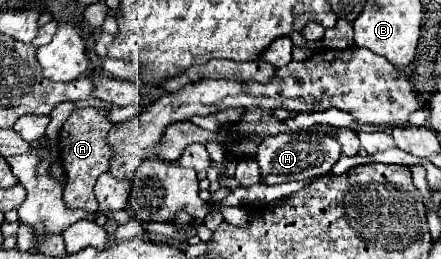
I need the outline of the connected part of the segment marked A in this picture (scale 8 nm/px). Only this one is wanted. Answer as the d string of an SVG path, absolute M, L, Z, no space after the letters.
M77 107L65 121L65 125L59 131L57 137L57 149L59 149L59 163L65 173L65 187L63 187L63 199L67 207L71 209L83 209L91 215L99 211L97 199L93 195L93 185L101 173L107 171L109 159L111 159L111 149L105 145L107 131L113 127L109 121L109 111L107 109L97 109L97 107Z

